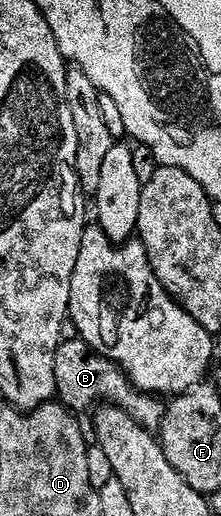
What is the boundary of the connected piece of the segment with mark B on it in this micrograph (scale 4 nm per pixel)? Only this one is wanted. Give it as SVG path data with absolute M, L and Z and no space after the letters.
M82 339L74 340L64 340L55 356L58 400L72 411L80 411L79 409L91 411L104 403L116 405L134 421L141 423L141 427L152 431L158 430L163 421L164 402L156 394L143 393L140 389L136 389L119 366L92 351Z

